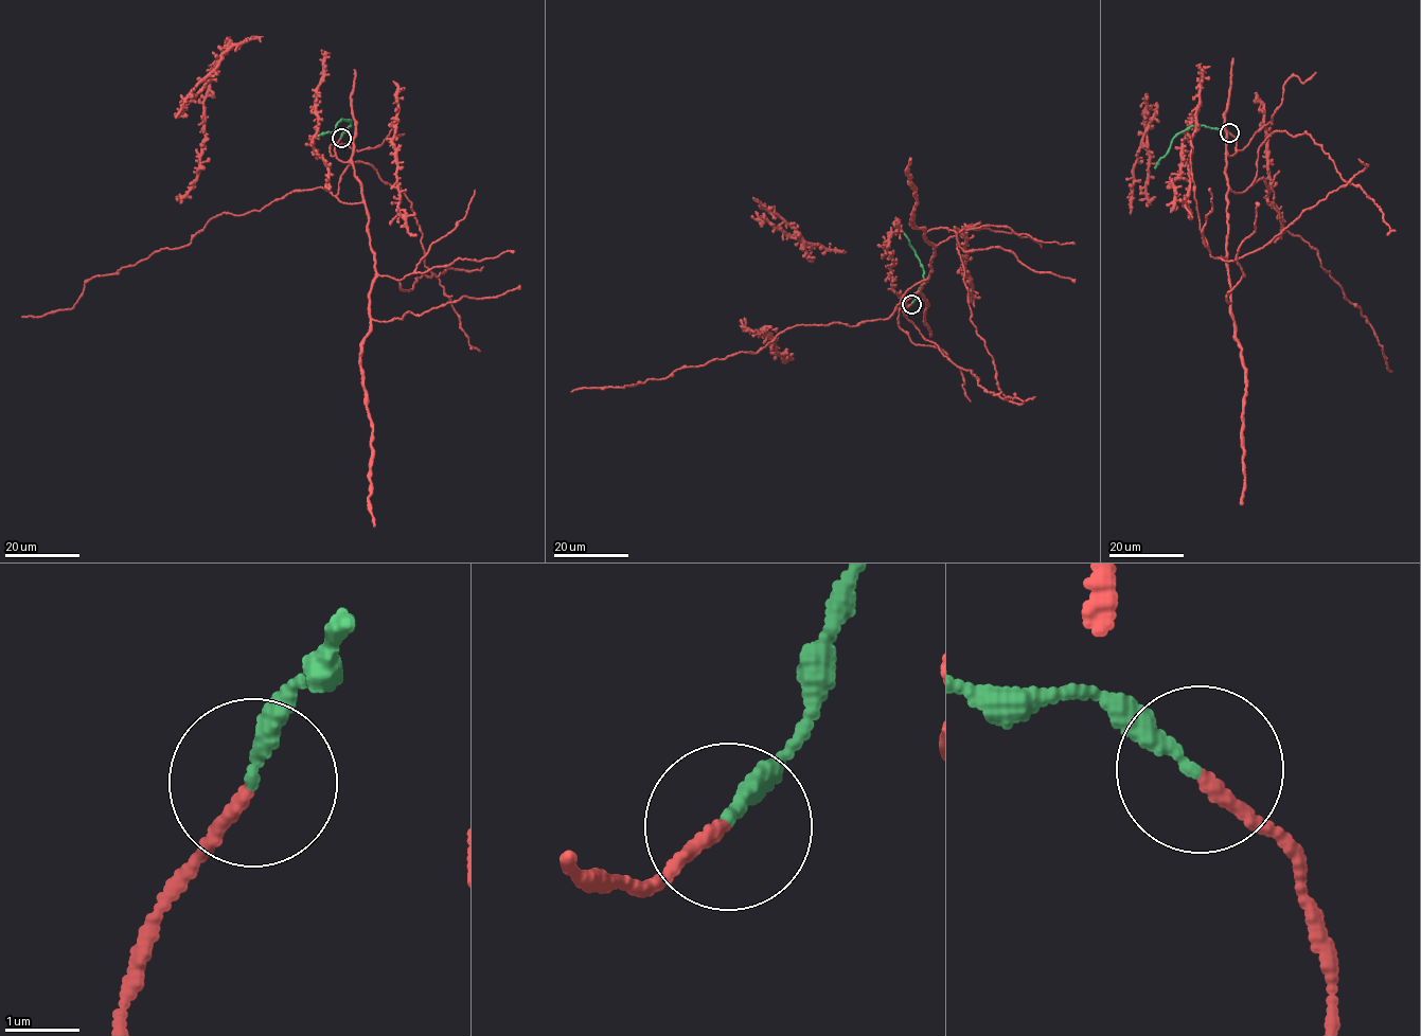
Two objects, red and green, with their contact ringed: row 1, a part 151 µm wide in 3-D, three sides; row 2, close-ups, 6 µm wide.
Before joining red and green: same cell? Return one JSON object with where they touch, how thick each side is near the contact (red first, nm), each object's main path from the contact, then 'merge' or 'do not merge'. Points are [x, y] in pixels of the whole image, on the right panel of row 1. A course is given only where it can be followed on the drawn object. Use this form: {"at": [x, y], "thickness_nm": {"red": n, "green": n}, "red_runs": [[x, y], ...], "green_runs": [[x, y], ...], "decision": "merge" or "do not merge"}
{"at": [1229, 132], "thickness_nm": {"red": 160, "green": 190}, "red_runs": [[1229, 132], [1228, 188], [1240, 193], [1263, 177], [1282, 231], [1315, 248], [1391, 372]], "green_runs": [[1229, 132], [1205, 125], [1188, 127], [1177, 134], [1154, 167]], "decision": "merge"}

